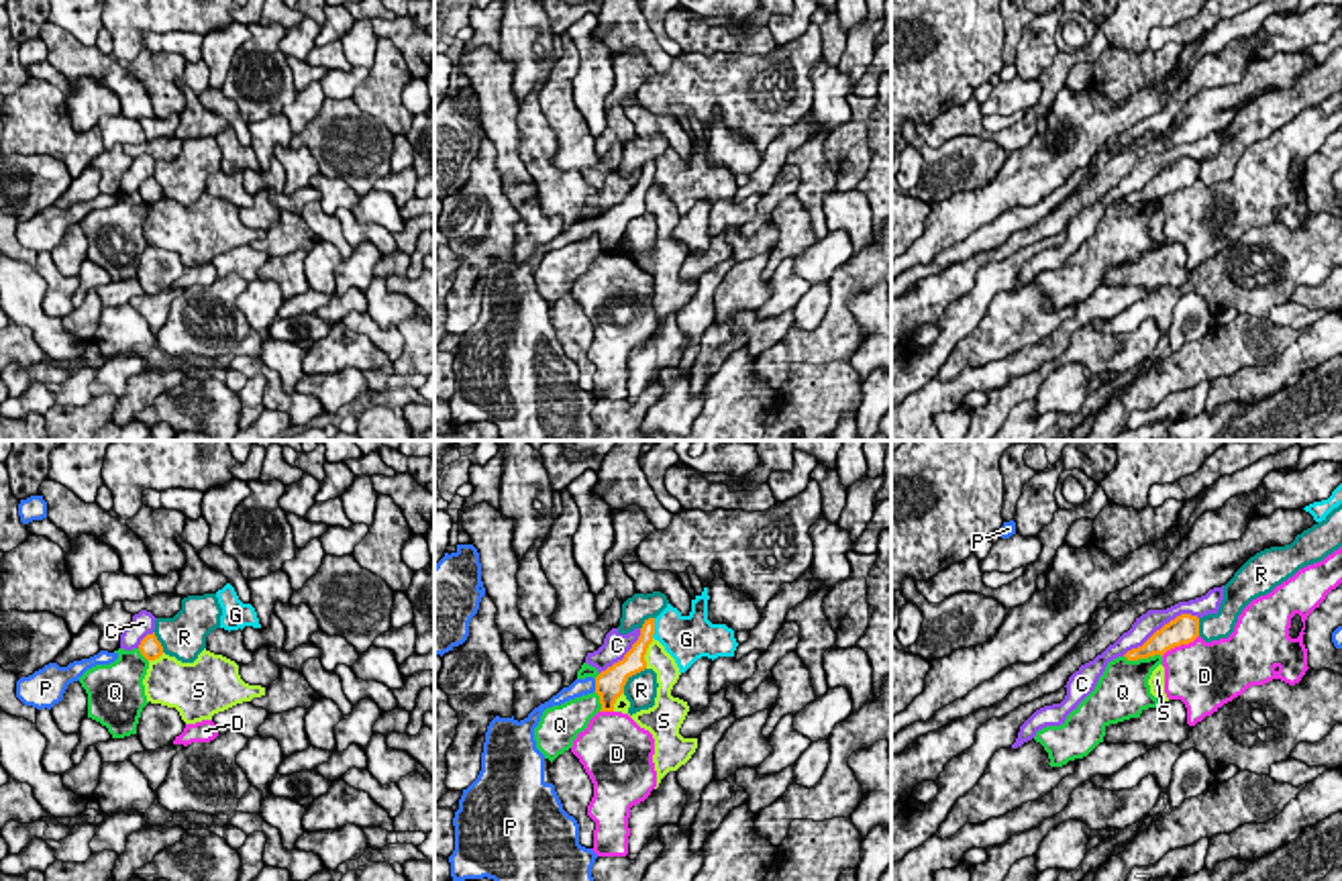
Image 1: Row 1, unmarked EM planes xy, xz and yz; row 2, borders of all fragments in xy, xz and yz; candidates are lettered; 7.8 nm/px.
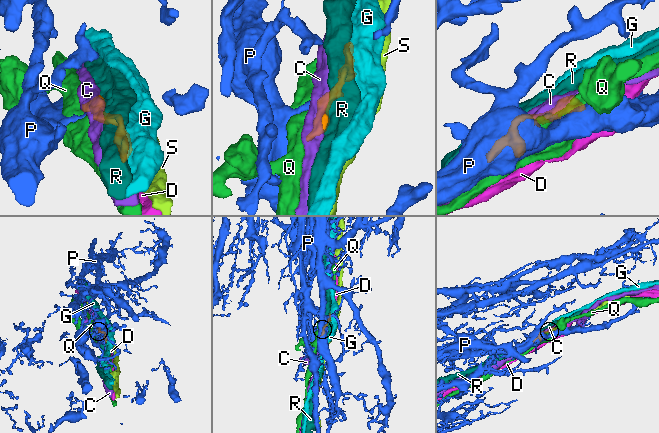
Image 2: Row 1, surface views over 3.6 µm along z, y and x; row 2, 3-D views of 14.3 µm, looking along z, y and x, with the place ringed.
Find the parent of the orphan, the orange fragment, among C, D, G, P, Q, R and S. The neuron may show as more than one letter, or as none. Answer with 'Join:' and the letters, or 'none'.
Join: P

